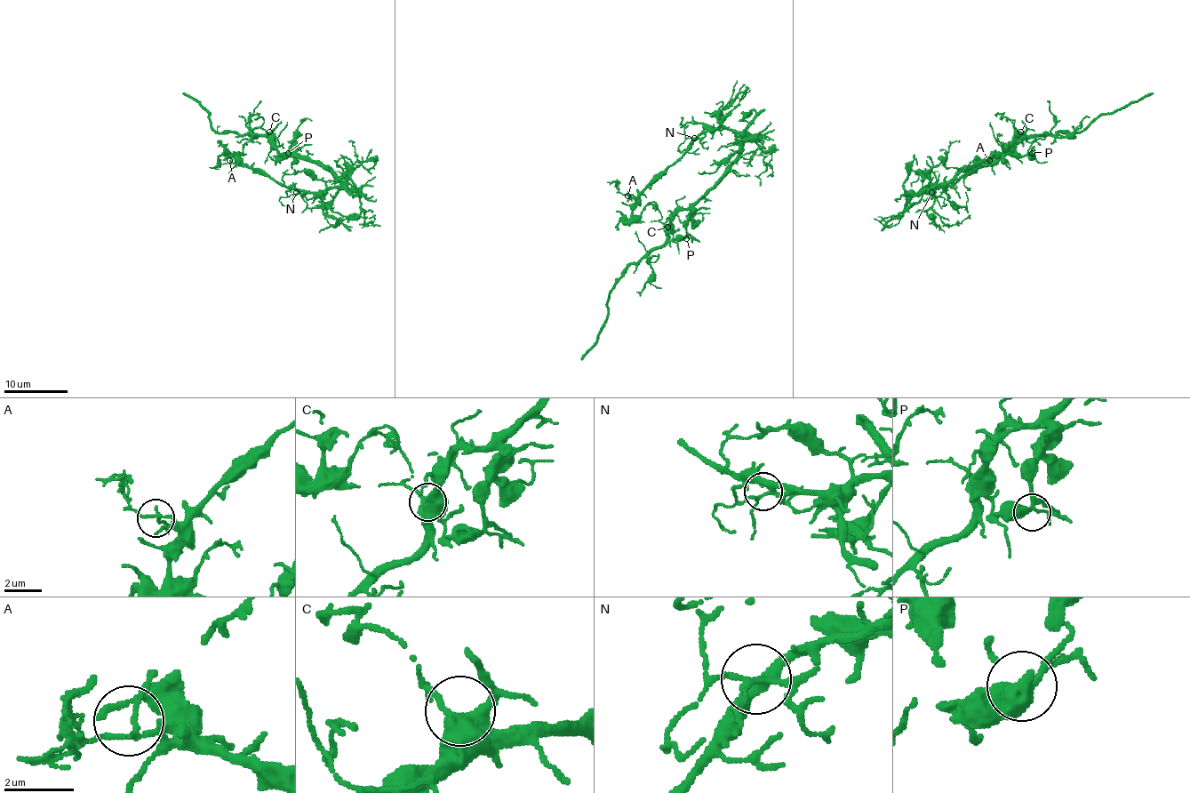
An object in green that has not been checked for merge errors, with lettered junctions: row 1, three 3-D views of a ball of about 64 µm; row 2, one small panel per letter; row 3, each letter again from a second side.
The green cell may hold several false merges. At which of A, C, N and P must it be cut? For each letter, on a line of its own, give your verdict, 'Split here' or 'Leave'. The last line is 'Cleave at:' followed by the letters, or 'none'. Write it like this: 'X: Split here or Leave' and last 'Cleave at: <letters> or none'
A: Leave
C: Leave
N: Leave
P: Leave
Cleave at: none

